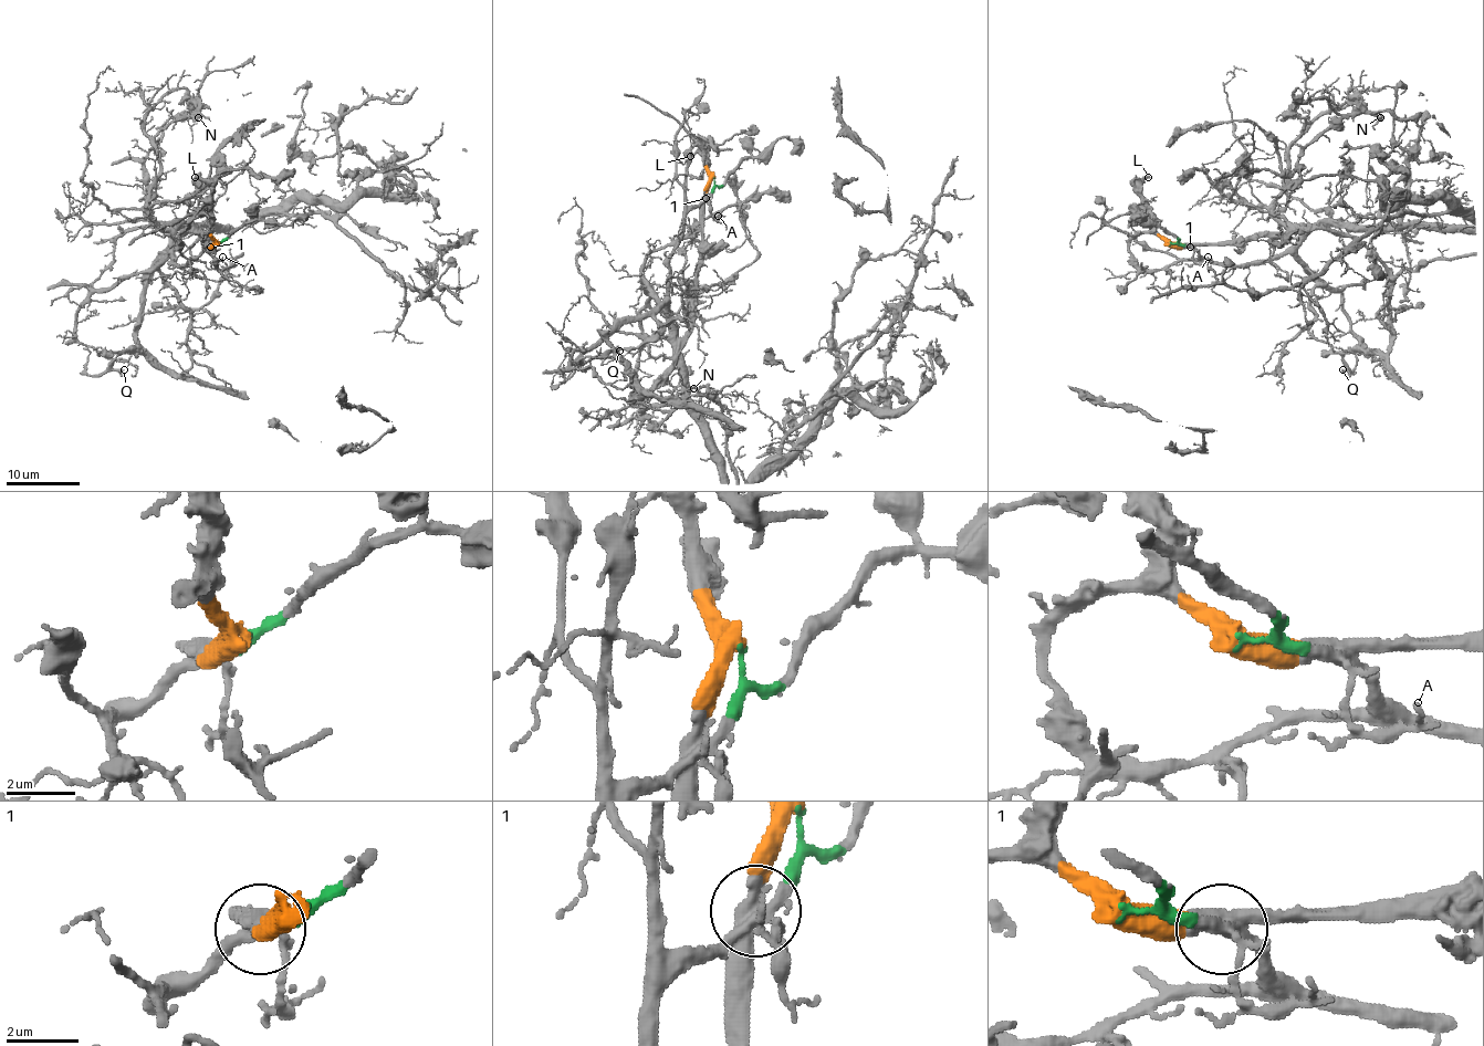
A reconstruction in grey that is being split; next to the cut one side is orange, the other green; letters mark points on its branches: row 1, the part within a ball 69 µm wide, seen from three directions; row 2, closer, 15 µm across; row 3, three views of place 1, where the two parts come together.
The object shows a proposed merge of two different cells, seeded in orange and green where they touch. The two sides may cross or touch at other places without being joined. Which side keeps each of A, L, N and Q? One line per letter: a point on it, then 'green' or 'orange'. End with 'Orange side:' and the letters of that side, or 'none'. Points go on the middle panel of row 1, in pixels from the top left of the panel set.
A: (718, 216) | green
L: (690, 156) | orange
N: (693, 388) | green
Q: (619, 351) | orange
Orange side: L, Q

